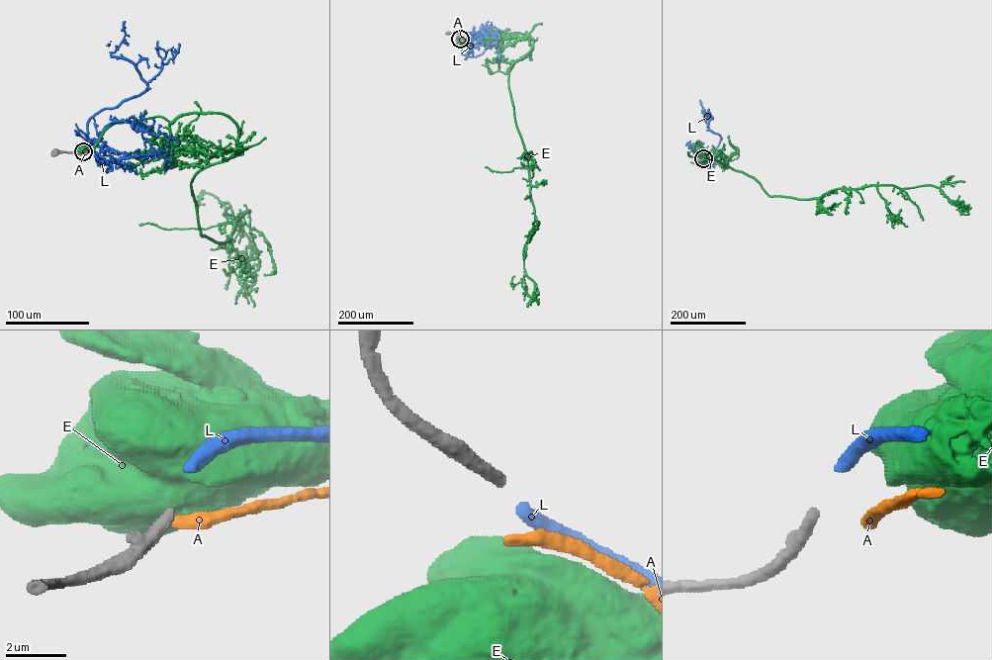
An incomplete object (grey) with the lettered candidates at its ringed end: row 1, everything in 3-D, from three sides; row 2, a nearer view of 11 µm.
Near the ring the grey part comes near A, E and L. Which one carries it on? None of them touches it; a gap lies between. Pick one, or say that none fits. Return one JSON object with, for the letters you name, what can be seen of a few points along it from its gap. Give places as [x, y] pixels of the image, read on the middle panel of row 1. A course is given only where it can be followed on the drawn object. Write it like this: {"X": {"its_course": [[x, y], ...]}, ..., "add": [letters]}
{"L": {"its_course": [[460, 39], [463, 42], [462, 53], [476, 56], [489, 45], [483, 40], [472, 39], [479, 36]]}, "add": ["L"]}

